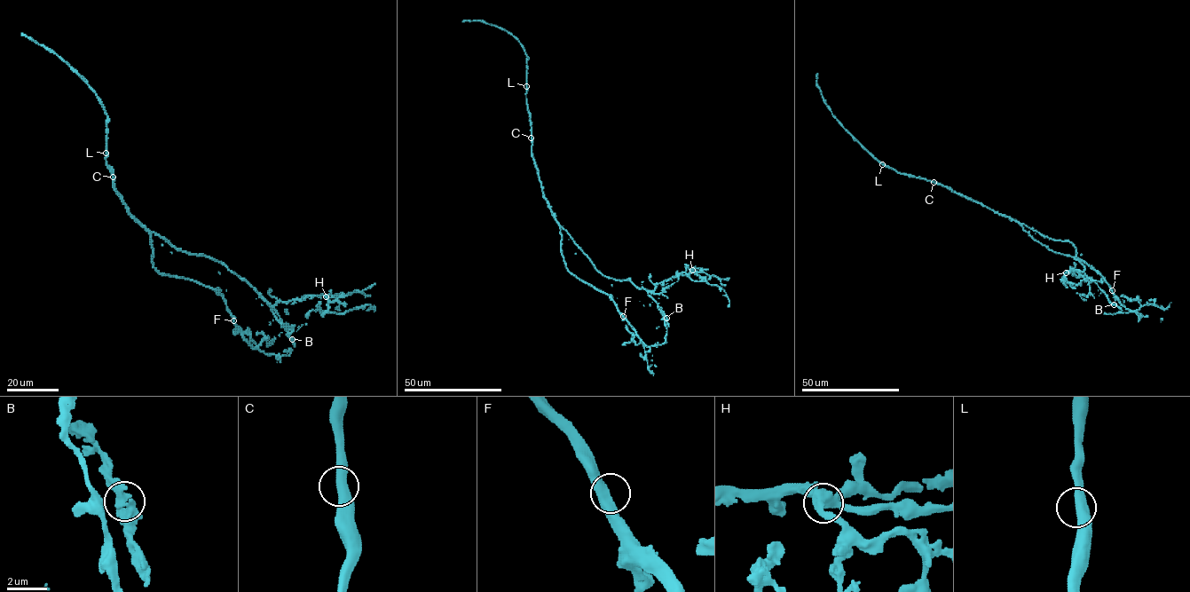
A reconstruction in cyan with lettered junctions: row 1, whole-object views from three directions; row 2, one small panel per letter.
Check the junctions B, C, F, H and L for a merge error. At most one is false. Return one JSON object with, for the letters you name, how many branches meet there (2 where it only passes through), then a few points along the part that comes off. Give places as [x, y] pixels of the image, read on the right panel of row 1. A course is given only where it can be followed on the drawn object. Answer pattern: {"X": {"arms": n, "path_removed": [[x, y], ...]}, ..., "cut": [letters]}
{"B": {"arms": 2, "path_removed": [[1114, 304], [1099, 296], [1101, 279], [1097, 274], [1078, 271], [1081, 254], [993, 209]]}, "cut": ["B"]}

